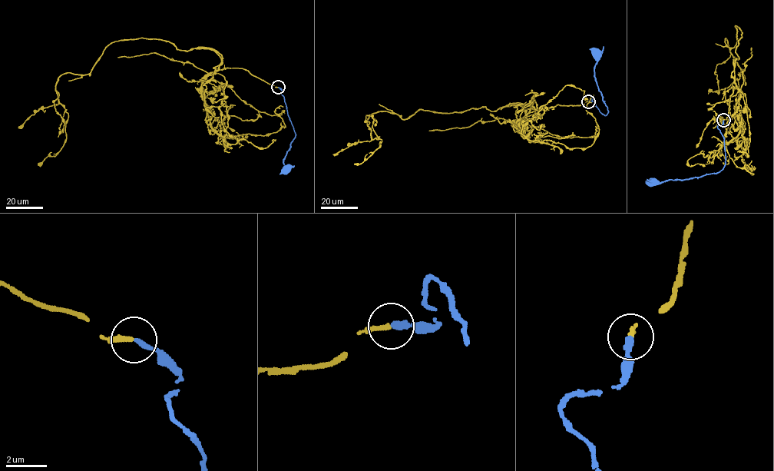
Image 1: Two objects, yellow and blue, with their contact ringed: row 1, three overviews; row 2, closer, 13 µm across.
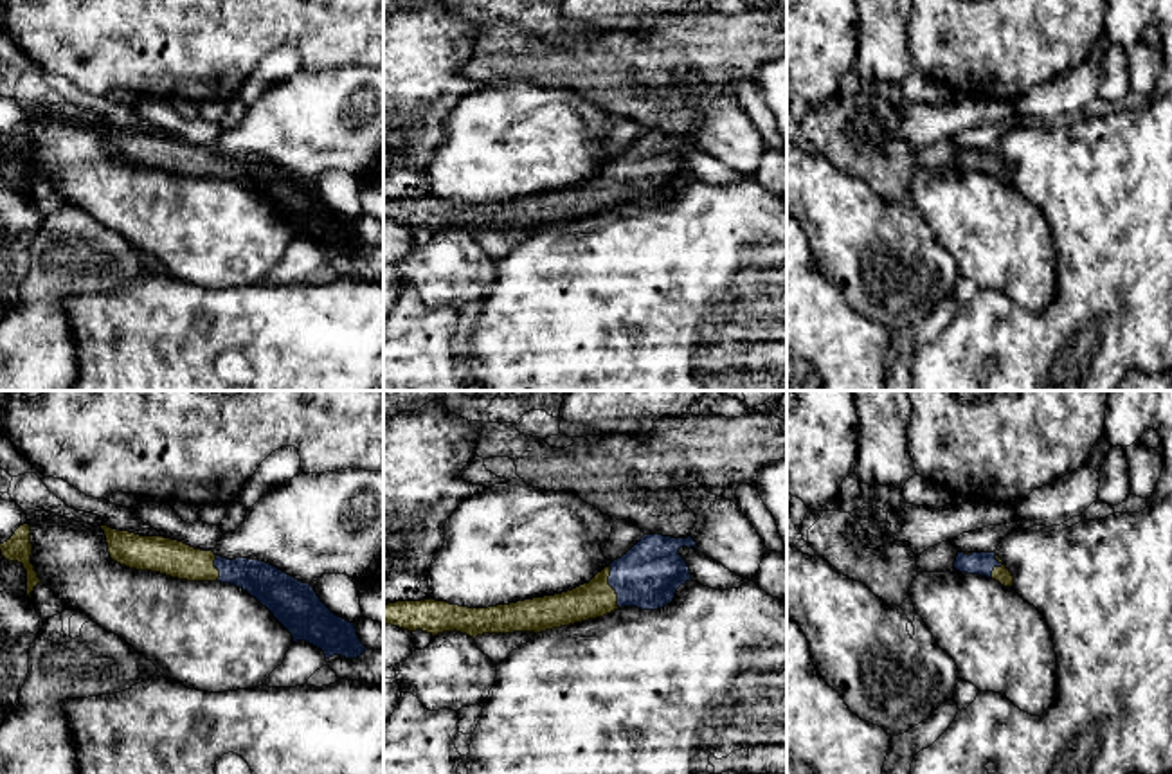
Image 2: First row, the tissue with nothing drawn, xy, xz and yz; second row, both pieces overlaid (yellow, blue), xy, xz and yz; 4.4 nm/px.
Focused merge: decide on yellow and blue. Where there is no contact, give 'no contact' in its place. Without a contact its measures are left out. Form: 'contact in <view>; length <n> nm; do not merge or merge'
contact in xz; length 200 nm; merge

